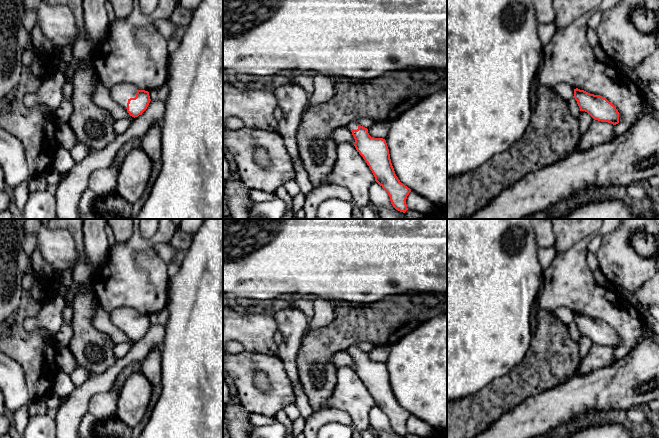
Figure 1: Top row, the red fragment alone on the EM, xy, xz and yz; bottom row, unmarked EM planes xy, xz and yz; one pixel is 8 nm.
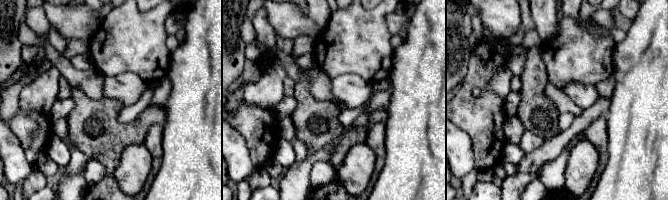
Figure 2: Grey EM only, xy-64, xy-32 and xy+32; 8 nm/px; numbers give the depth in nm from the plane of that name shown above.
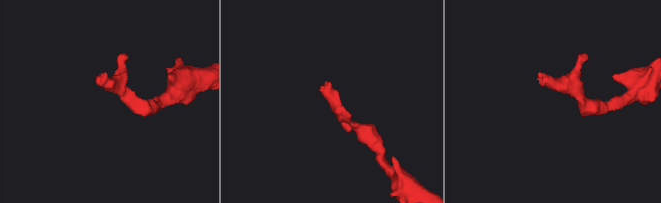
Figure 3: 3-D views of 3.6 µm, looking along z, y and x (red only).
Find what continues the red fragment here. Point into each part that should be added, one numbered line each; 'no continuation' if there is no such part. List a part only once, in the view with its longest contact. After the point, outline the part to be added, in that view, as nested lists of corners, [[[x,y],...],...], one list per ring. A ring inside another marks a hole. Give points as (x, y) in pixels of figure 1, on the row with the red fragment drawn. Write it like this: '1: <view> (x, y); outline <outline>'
1: xy (120, 93); outline [[[119,84],[112,87],[109,92],[112,99],[123,107],[127,107],[128,100],[135,98],[139,89],[132,84]]]

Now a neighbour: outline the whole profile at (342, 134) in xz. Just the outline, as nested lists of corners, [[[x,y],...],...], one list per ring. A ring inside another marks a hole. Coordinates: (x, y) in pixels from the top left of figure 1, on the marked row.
[[[349,126],[336,128],[332,132],[332,138],[336,143],[347,142],[354,145],[355,139]]]

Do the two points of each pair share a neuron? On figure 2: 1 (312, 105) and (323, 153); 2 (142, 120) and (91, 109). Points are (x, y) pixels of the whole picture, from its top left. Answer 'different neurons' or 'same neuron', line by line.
1: different neurons
2: same neuron

